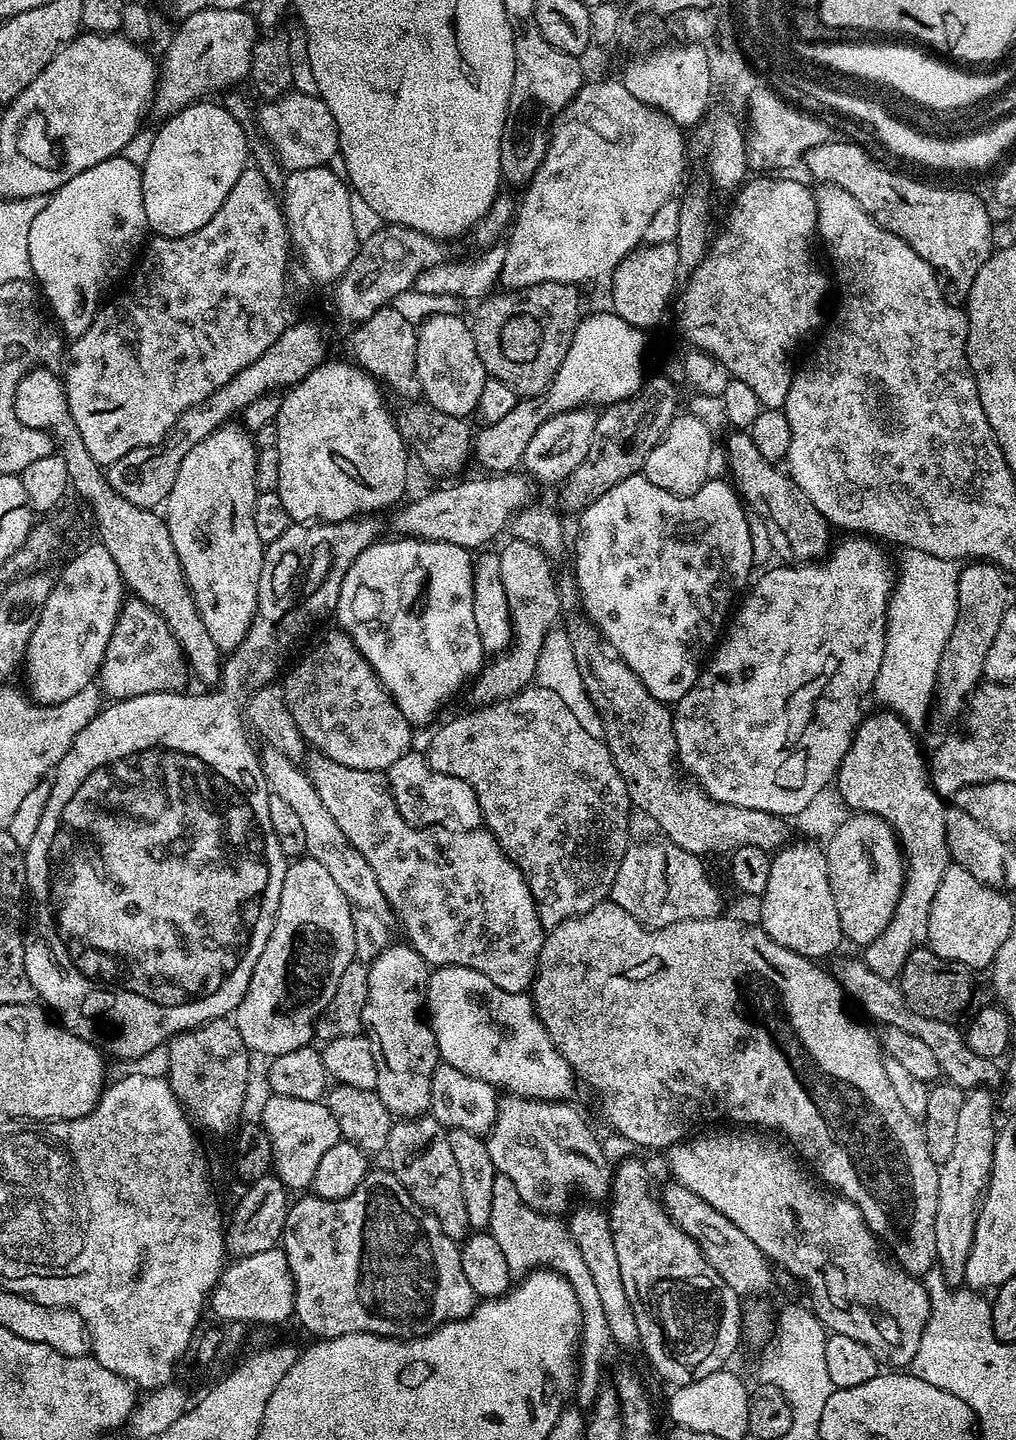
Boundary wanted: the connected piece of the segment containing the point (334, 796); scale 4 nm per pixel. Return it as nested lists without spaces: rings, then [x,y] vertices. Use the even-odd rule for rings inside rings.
[[[312,754],[312,757],[309,755],[307,762],[306,775],[318,790],[318,798],[322,798],[322,806],[326,806],[326,810],[330,810],[330,818],[334,818],[334,822],[338,822],[342,834],[346,834],[349,842],[359,850],[362,858],[366,858],[366,862],[374,870],[374,874],[378,878],[378,886],[382,888],[382,894],[388,900],[389,909],[394,913],[394,916],[396,912],[401,926],[404,927],[405,934],[409,936],[407,939],[410,941],[411,948],[422,957],[425,964],[436,968],[469,968],[475,972],[480,972],[486,978],[490,978],[490,982],[494,982],[494,986],[498,986],[502,990],[527,993],[536,979],[536,970],[540,962],[540,950],[544,946],[545,933],[540,927],[540,915],[536,913],[536,901],[532,898],[528,883],[524,881],[524,875],[516,869],[516,864],[501,850],[500,841],[487,830],[455,830],[456,832],[451,832],[450,829],[452,828],[448,826],[416,827],[411,825],[396,809],[396,803],[383,771],[354,770],[350,766],[342,766],[328,756],[319,754]]]

